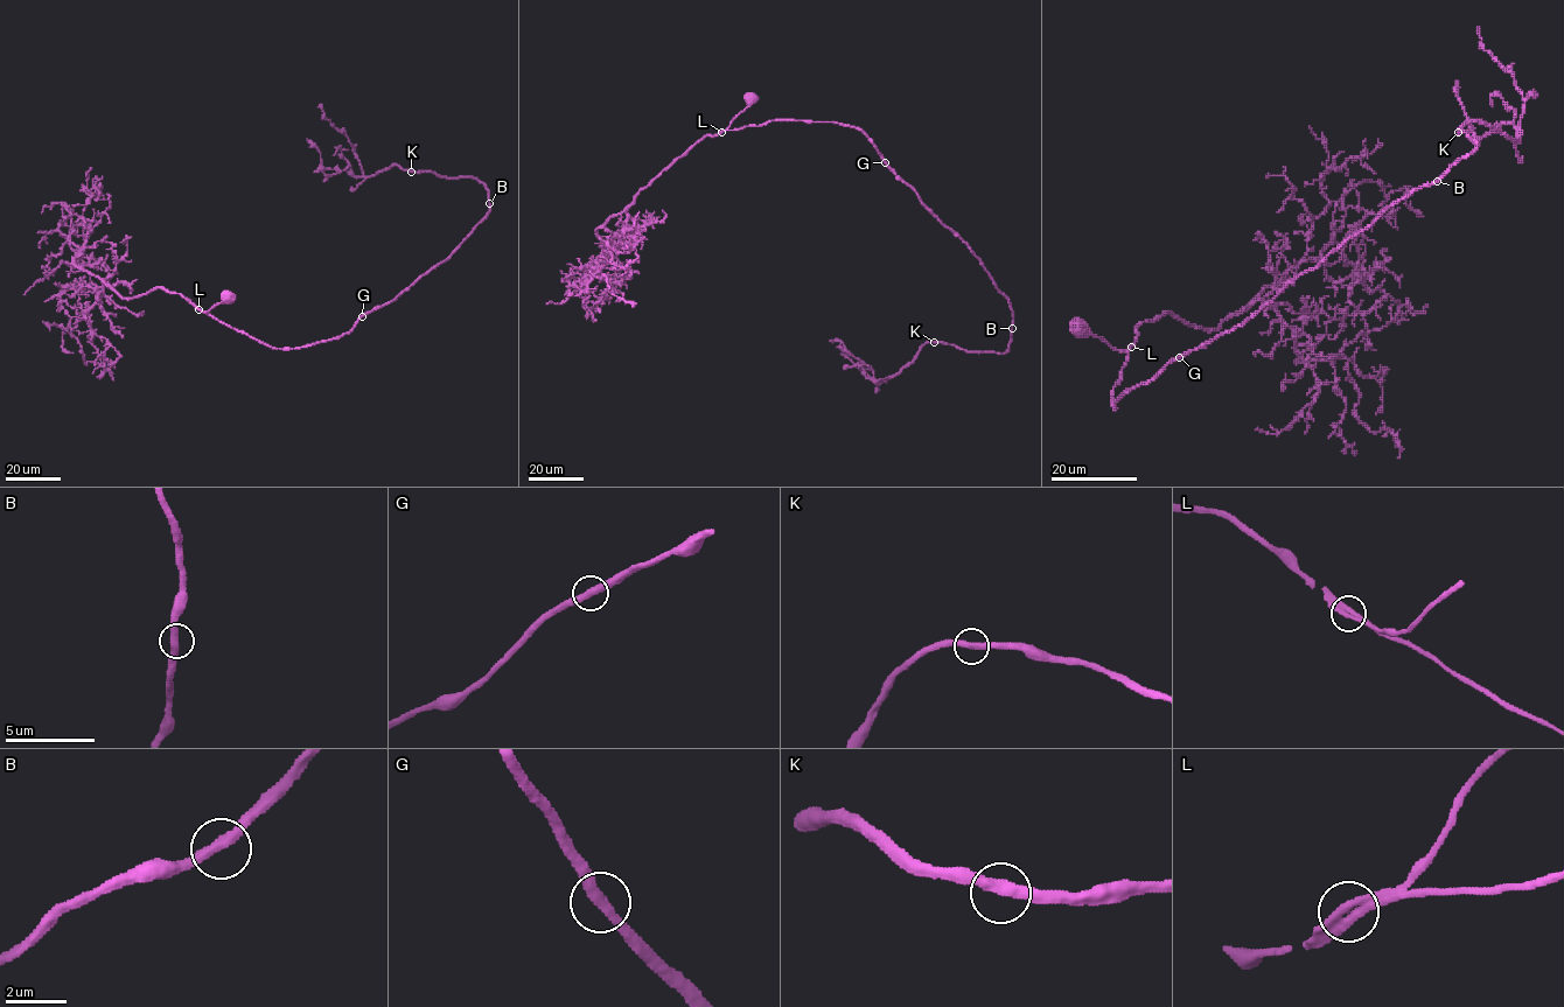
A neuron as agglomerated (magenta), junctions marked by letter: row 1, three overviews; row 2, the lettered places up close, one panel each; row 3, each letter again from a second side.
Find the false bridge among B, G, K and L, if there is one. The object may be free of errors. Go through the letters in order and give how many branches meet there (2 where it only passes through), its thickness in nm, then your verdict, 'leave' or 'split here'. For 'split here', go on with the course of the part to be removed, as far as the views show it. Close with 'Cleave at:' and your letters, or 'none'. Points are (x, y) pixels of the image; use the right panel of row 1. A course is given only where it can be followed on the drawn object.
B: branches 2; calibre 360 nm; leave
G: branches 2; calibre 380 nm; leave
K: branches 2; calibre 360 nm; leave
L: branches 2; calibre 380 nm; leave
Cleave at: none

